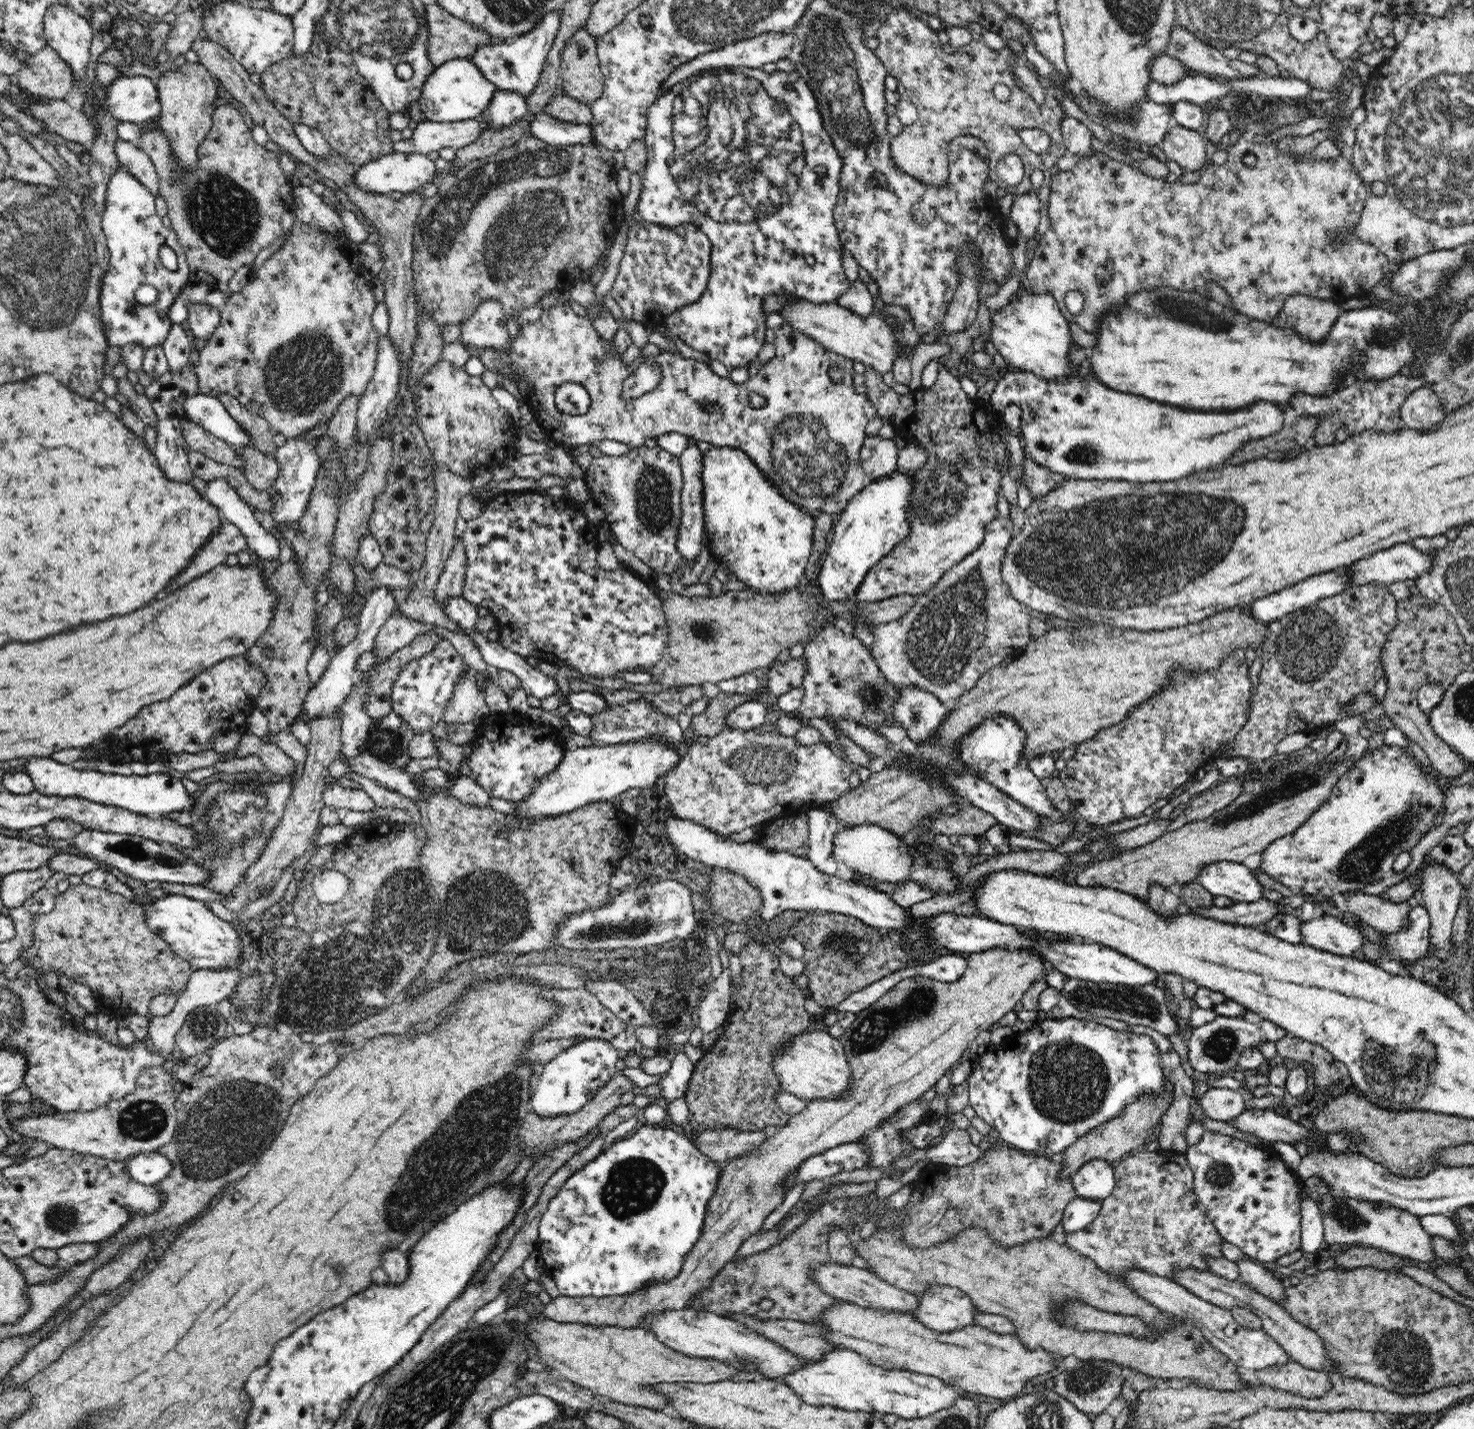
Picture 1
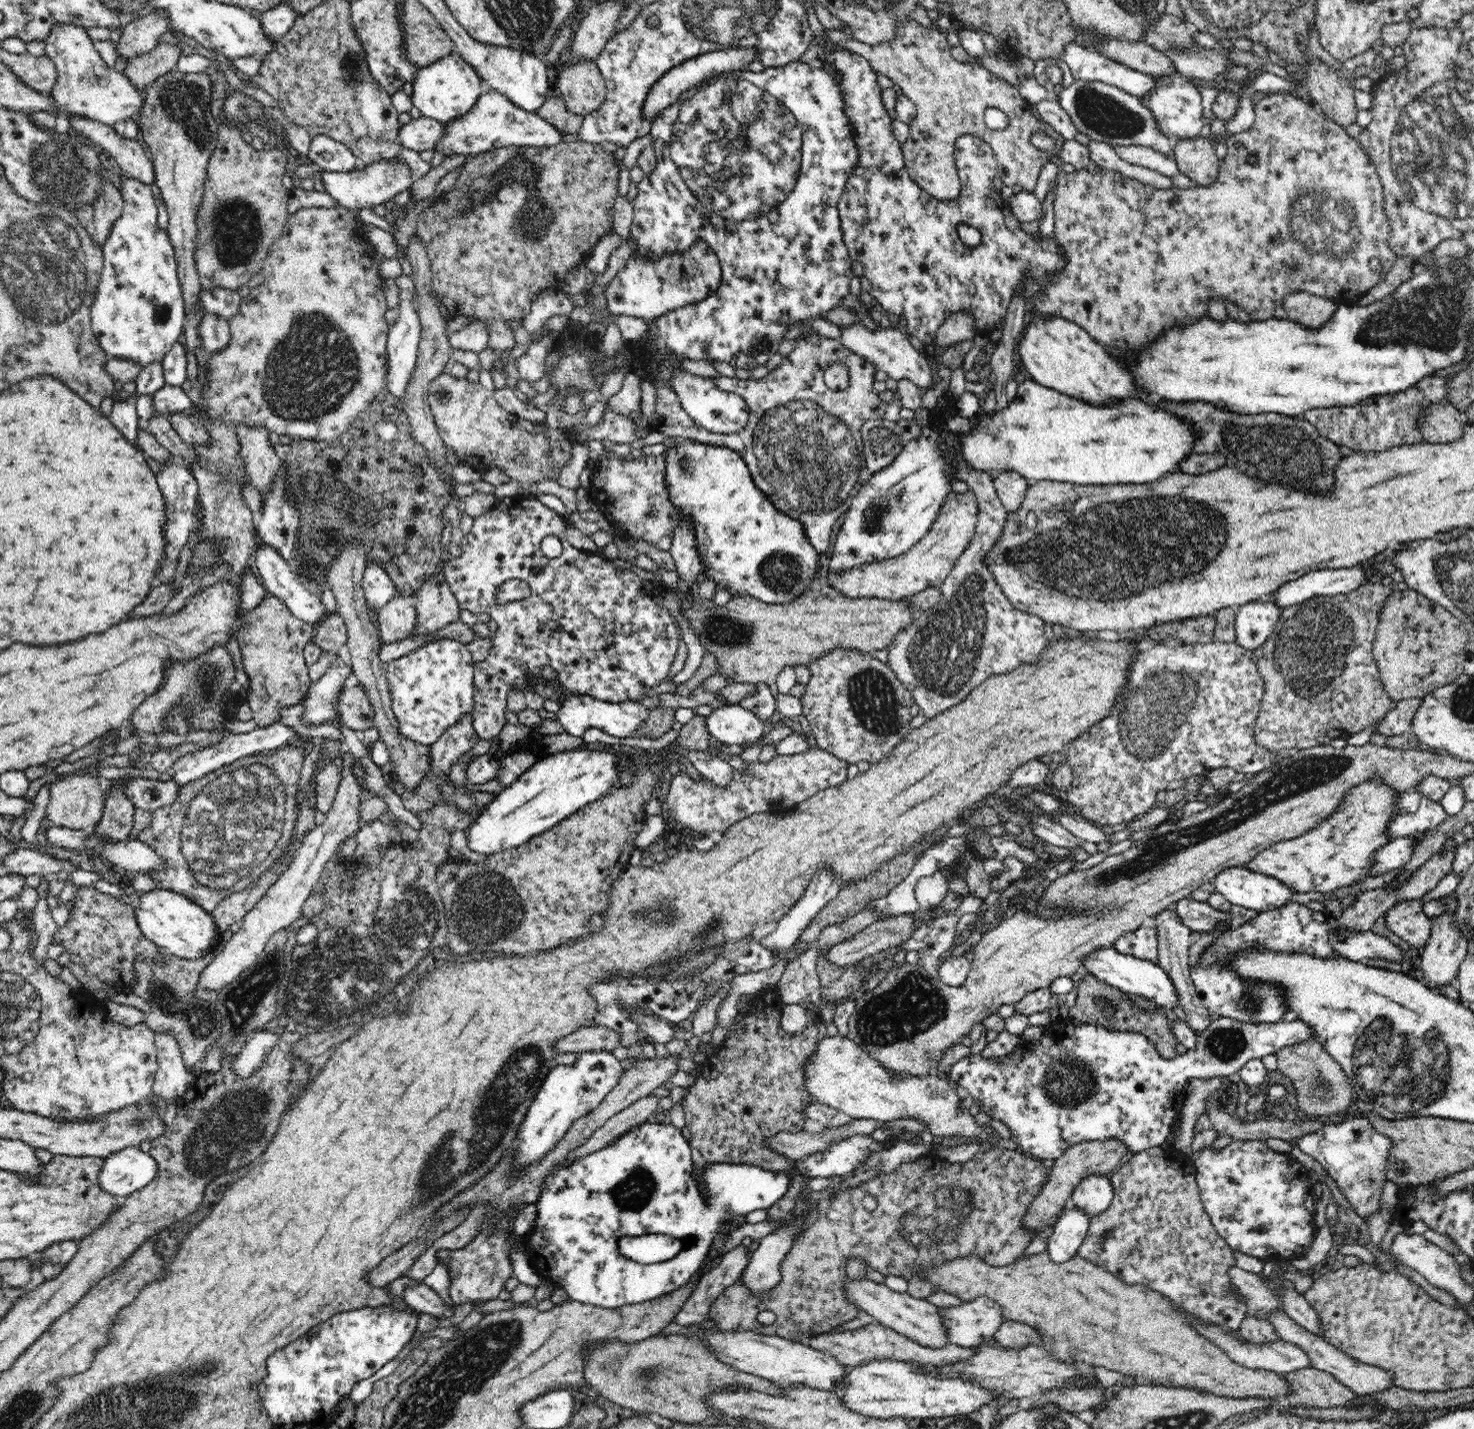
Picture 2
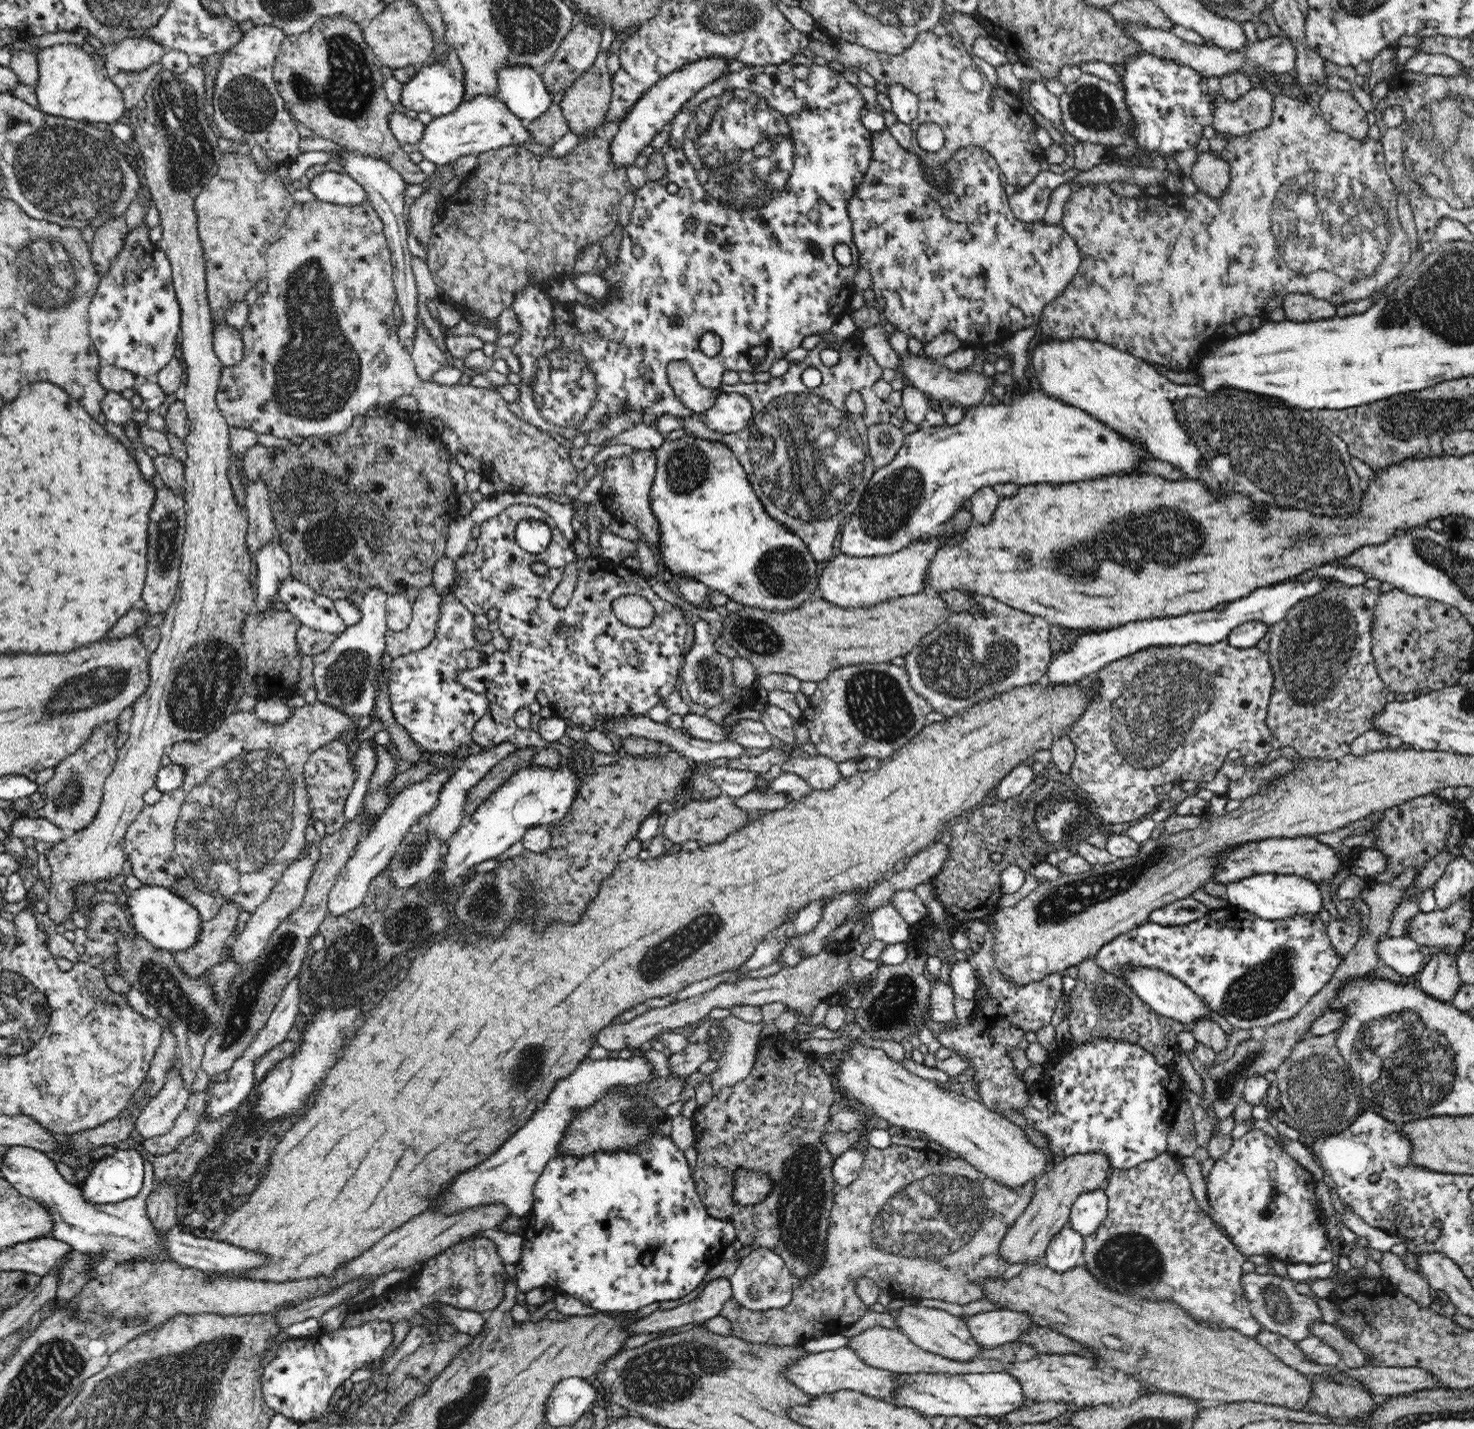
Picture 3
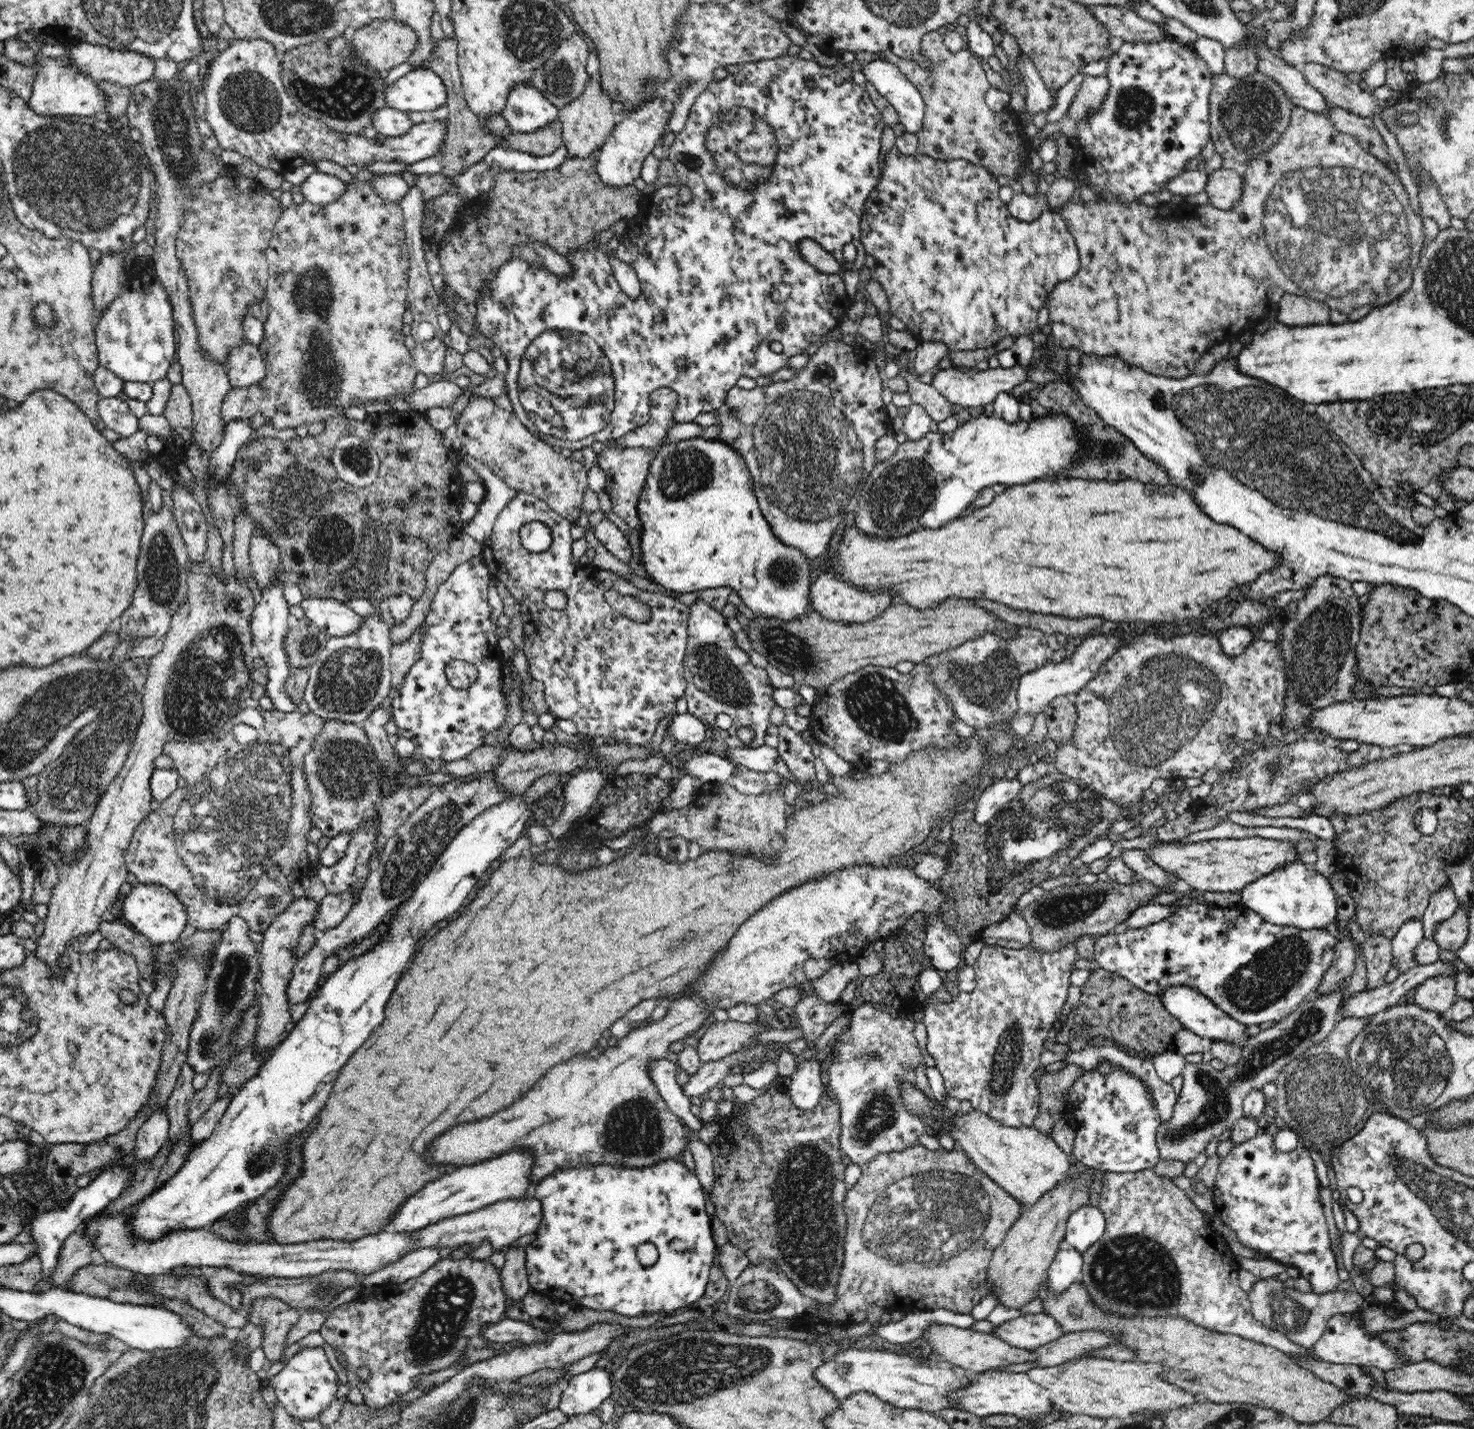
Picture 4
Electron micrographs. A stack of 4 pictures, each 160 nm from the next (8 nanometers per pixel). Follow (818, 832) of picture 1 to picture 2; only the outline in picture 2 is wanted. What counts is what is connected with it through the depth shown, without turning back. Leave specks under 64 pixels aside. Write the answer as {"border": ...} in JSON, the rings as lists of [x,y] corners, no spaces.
{"border":[[[827,870],[818,872],[812,878],[812,884],[808,886],[808,890],[795,902],[787,914],[777,922],[777,926],[757,942],[769,952],[773,952],[777,956],[787,957],[788,952],[796,946],[796,942],[802,941],[802,933],[808,928],[808,925],[831,900],[836,898],[840,890],[841,882],[833,876],[832,872],[827,872]]]}

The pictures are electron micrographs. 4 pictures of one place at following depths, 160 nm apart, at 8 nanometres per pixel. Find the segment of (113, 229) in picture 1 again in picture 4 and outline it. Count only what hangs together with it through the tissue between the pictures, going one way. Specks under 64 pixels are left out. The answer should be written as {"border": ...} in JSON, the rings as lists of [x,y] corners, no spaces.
{"border":[[[140,260],[132,270],[132,274],[127,279],[126,288],[97,319],[96,347],[99,355],[99,365],[112,371],[123,381],[143,382],[146,384],[155,383],[157,380],[166,379],[166,372],[172,364],[171,360],[176,356],[176,346],[174,346],[175,325],[172,316],[172,307],[168,303],[166,291],[156,277],[155,264],[153,262],[141,265]]]}

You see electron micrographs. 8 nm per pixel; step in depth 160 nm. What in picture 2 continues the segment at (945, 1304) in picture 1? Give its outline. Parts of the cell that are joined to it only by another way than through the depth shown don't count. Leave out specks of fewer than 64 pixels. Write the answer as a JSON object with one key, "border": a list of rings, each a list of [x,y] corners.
{"border":[[[979,1298],[962,1306],[942,1309],[949,1342],[962,1347],[977,1348],[996,1338],[1000,1325],[1008,1321],[1004,1308],[994,1300]]]}

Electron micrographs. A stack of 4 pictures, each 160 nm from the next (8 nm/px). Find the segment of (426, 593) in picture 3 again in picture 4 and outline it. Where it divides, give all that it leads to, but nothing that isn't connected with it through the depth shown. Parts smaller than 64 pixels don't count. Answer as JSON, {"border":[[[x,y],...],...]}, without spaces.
{"border":[[[418,628],[406,642],[391,645],[391,692],[399,691],[401,684],[406,682],[406,678],[408,674],[410,674],[411,668],[415,666],[416,660],[420,658],[420,636],[422,636],[422,629]]]}

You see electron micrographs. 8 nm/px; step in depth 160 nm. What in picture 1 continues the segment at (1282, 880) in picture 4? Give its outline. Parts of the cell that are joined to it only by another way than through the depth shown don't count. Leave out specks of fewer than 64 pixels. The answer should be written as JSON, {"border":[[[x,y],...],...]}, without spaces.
{"border":[[[1220,861],[1209,864],[1200,872],[1198,883],[1214,896],[1226,896],[1233,902],[1258,902],[1264,898],[1264,885],[1255,871],[1242,863]]]}

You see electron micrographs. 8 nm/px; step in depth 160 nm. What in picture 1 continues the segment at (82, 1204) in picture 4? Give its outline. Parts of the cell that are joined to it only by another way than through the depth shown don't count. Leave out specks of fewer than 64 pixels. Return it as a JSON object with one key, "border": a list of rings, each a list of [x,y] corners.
{"border":[[[157,1151],[124,1158],[124,1169],[130,1179],[145,1185],[160,1182],[172,1170],[172,1163]]]}

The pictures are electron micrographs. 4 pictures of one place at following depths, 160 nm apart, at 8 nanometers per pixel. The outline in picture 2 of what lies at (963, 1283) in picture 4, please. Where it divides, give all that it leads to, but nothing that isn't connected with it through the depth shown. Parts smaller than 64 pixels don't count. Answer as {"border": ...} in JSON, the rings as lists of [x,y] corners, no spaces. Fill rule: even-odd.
{"border":[[[1007,1145],[996,1146],[990,1152],[977,1152],[965,1163],[950,1163],[937,1154],[928,1153],[916,1160],[902,1162],[892,1172],[881,1172],[878,1168],[876,1176],[862,1184],[842,1188],[830,1198],[828,1206],[818,1210],[818,1218],[799,1234],[781,1262],[782,1278],[778,1288],[762,1296],[753,1296],[742,1279],[738,1279],[716,1298],[709,1318],[716,1322],[722,1333],[752,1331],[800,1342],[800,1335],[827,1333],[860,1317],[861,1309],[846,1295],[847,1262],[850,1259],[858,1259],[886,1277],[900,1276],[907,1282],[912,1277],[925,1277],[928,1269],[960,1257],[974,1255],[992,1267],[1012,1264],[1032,1242],[1032,1235],[1022,1229],[1022,1220],[1028,1206],[1048,1180],[1048,1165]],[[868,1195],[876,1199],[877,1205],[872,1211],[868,1211],[862,1201]],[[765,1311],[776,1315],[774,1323],[768,1326],[757,1320],[758,1315]]]}

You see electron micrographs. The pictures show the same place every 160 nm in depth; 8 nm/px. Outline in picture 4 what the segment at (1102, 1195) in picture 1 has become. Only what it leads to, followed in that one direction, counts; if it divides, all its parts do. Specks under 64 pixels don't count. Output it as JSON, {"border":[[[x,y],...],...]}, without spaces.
{"border":[[[1084,1205],[1073,1212],[1068,1219],[1064,1246],[1076,1249],[1084,1254],[1093,1244],[1102,1238],[1105,1231],[1105,1220],[1099,1207]]]}

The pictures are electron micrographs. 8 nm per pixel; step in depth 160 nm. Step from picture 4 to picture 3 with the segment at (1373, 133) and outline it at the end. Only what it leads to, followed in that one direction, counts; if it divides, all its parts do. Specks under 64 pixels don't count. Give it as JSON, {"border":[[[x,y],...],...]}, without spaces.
{"border":[[[1328,89],[1319,102],[1321,115],[1333,130],[1359,141],[1370,139],[1367,113],[1348,93]]]}

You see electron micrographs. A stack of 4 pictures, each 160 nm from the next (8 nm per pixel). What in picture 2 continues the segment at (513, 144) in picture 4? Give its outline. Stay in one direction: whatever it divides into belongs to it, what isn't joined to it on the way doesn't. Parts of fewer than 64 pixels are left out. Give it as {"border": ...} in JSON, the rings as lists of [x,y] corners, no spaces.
{"border":[[[561,96],[548,97],[535,112],[562,135],[578,133],[583,124],[582,116],[568,111]]]}

